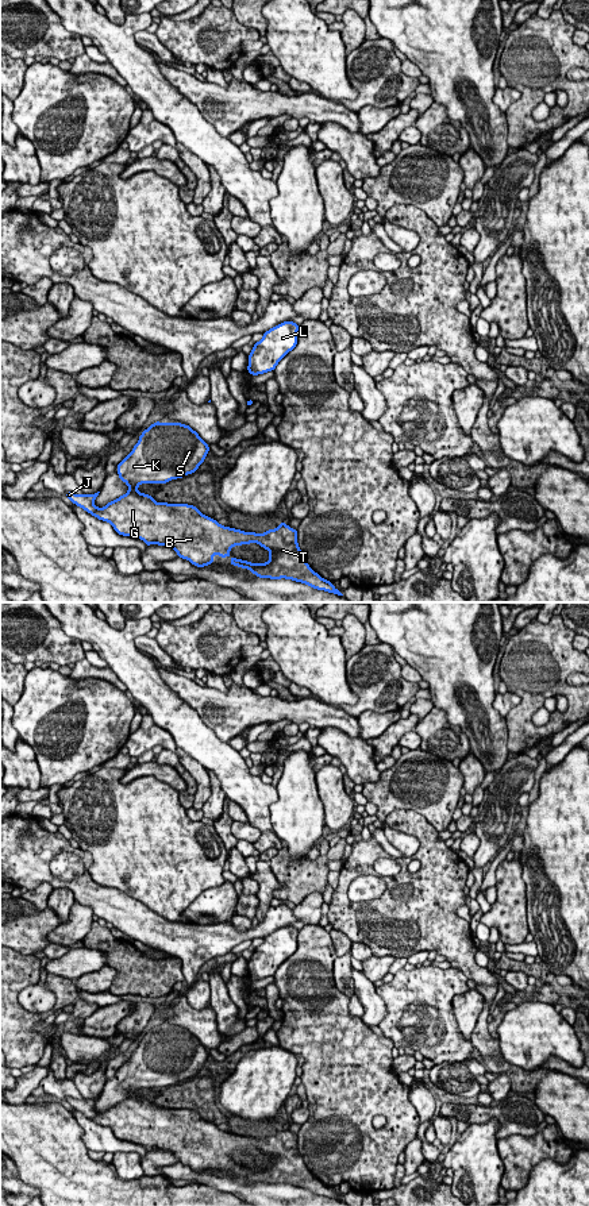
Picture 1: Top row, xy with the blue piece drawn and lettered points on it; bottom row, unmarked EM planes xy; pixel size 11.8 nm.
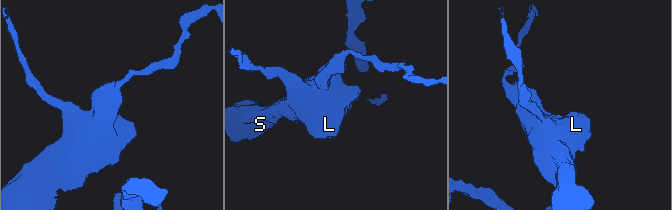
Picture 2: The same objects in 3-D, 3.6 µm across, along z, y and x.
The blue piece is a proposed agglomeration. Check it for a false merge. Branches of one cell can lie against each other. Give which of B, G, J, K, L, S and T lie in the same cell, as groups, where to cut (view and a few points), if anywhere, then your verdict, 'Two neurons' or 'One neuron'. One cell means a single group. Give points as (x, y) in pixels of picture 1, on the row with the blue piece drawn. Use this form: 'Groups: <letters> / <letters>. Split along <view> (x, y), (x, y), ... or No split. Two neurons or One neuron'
Groups: B G J T / K L S. Split along xy (130, 486), (137, 488). Two neurons

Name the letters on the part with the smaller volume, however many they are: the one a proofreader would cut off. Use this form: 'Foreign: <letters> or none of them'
Foreign: K, L, S

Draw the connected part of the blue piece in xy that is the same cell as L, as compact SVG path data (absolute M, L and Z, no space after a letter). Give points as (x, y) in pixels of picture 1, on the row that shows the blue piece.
M284 321L266 331L249 354L247 371L251 375L273 371L278 362L296 347L297 331L299 324L293 321Z

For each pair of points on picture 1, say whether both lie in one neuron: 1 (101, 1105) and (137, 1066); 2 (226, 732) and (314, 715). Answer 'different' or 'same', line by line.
1: same
2: same

